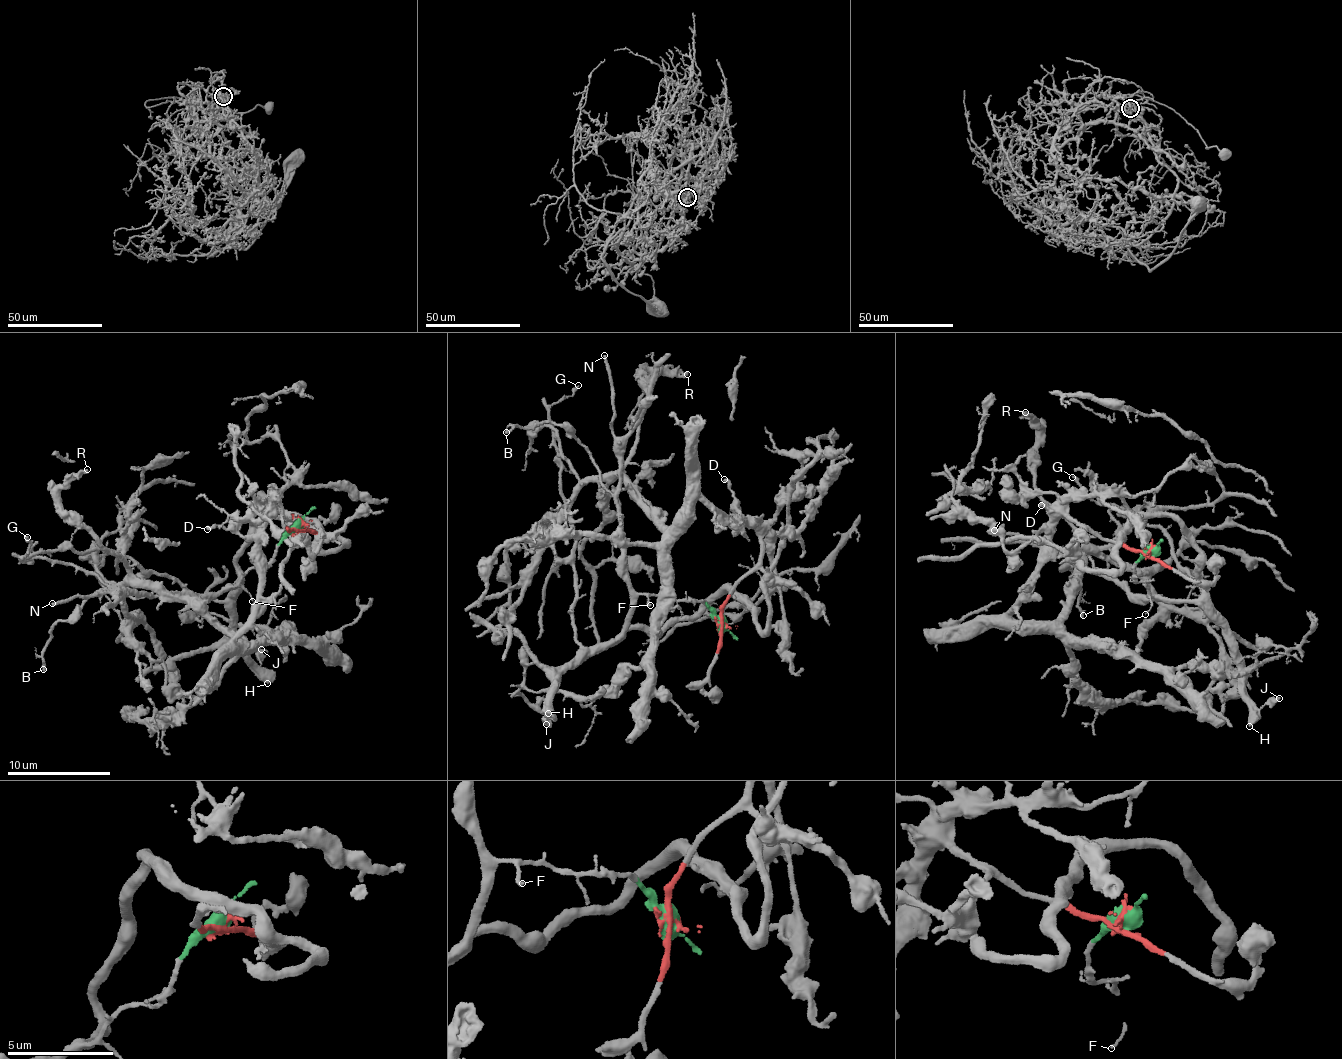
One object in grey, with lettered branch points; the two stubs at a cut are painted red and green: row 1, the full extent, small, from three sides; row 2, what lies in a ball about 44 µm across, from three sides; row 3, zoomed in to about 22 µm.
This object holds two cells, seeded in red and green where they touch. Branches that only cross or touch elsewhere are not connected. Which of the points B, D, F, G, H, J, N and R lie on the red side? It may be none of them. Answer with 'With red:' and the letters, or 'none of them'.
With red: D, R

